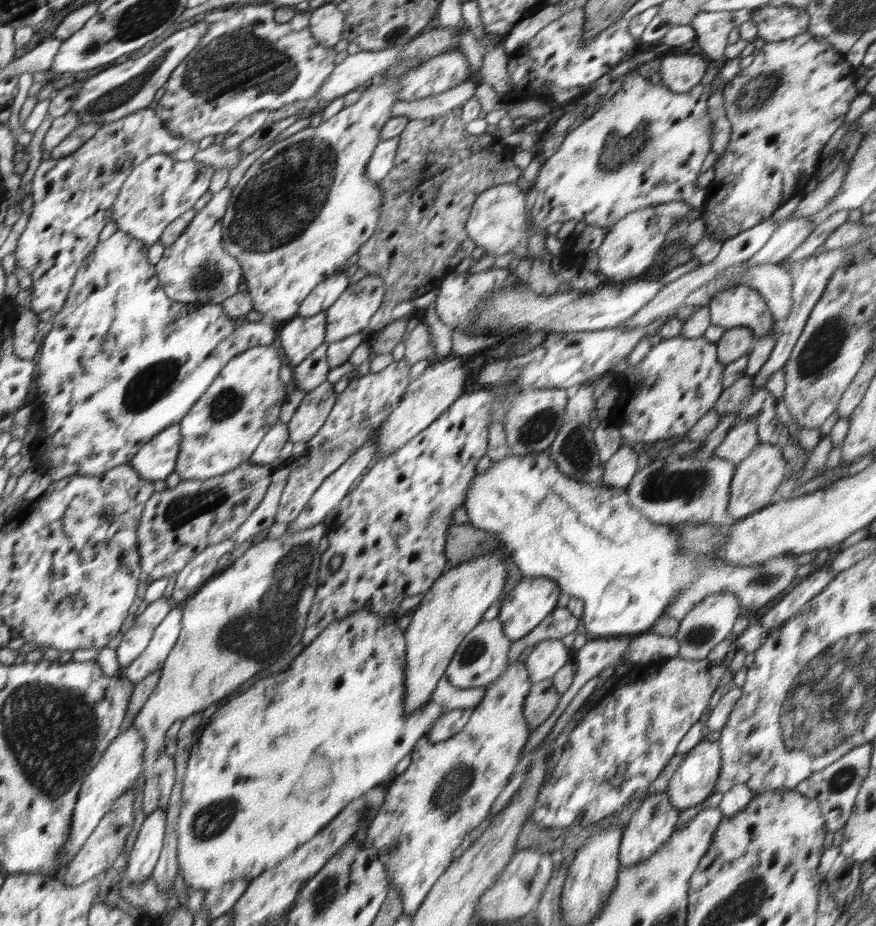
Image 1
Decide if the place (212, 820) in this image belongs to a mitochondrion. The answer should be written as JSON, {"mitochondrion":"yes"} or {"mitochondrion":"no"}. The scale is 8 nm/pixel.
{"mitochondrion":"yes"}

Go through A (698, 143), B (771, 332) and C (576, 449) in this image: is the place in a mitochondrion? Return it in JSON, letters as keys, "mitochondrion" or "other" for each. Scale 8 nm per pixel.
{"A":"other","B":"other","C":"mitochondrion"}

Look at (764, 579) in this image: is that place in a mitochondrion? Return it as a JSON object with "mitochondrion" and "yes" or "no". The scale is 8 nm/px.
{"mitochondrion":"yes"}

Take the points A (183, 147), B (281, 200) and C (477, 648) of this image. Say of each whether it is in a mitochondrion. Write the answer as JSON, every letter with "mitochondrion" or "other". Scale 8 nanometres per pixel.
{"A":"other","B":"mitochondrion","C":"mitochondrion"}

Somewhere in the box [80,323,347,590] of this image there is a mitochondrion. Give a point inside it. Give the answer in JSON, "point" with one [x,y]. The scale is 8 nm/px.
{"point":[137,398]}

